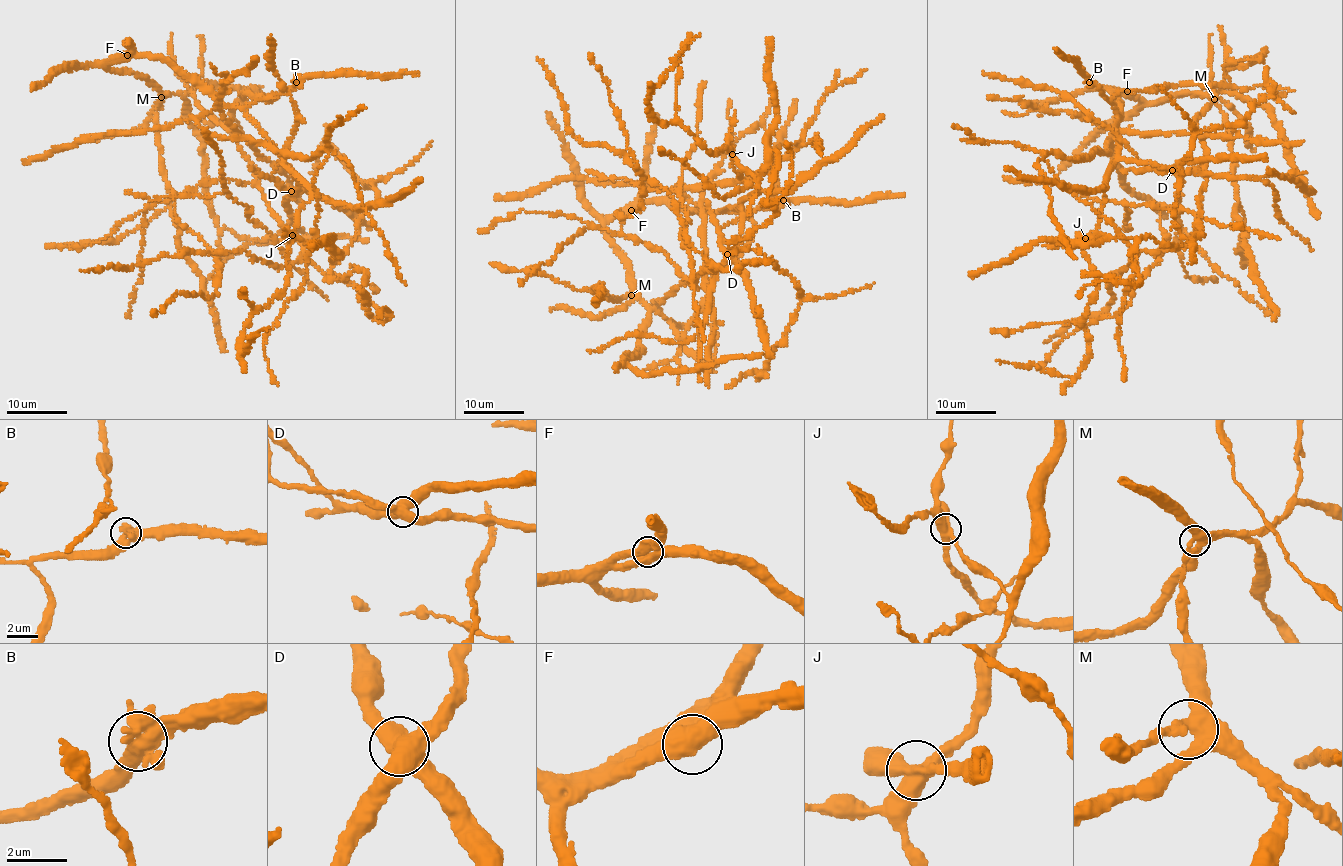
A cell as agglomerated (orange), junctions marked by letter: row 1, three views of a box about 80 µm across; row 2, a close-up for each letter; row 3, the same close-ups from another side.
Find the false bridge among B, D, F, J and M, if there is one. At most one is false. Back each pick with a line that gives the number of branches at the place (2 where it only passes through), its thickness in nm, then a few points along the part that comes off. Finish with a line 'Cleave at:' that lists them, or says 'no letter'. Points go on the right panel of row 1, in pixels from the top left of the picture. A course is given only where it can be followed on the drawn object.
Cleave at: no letter

